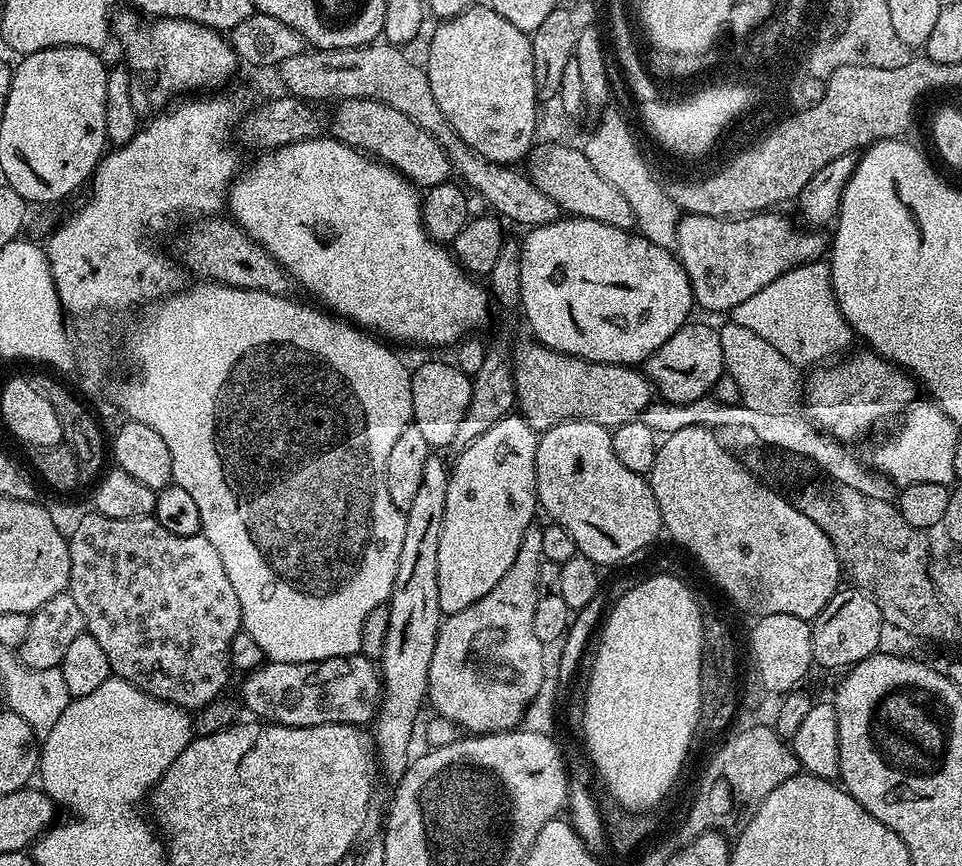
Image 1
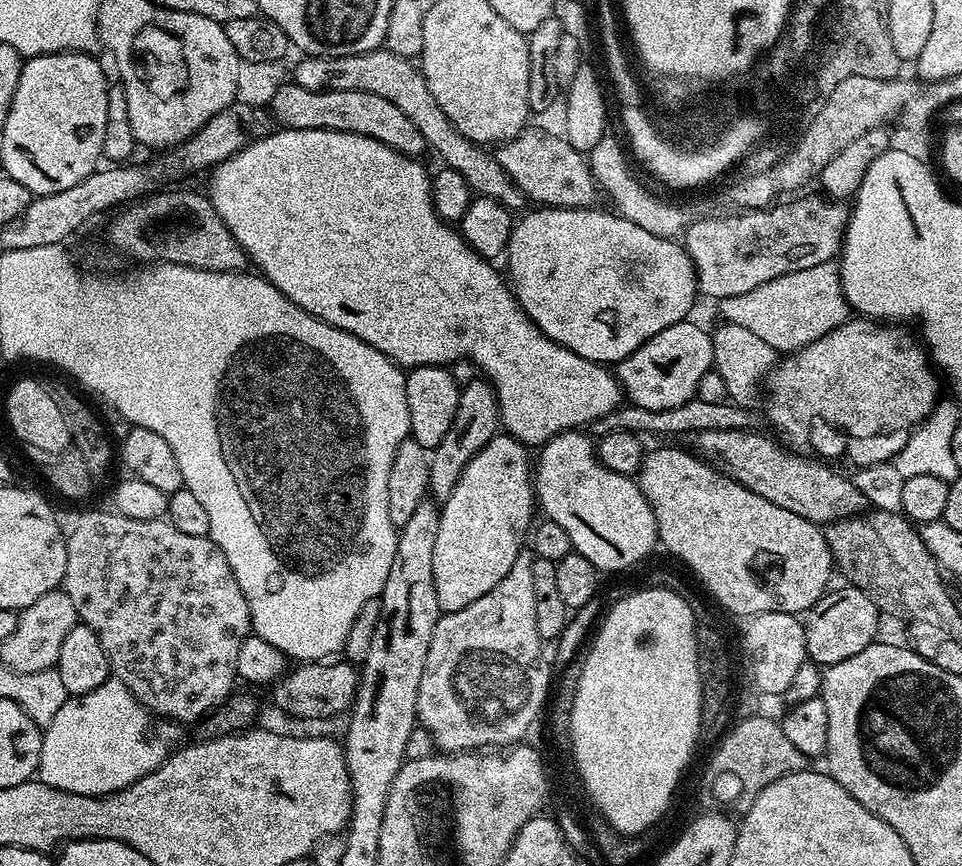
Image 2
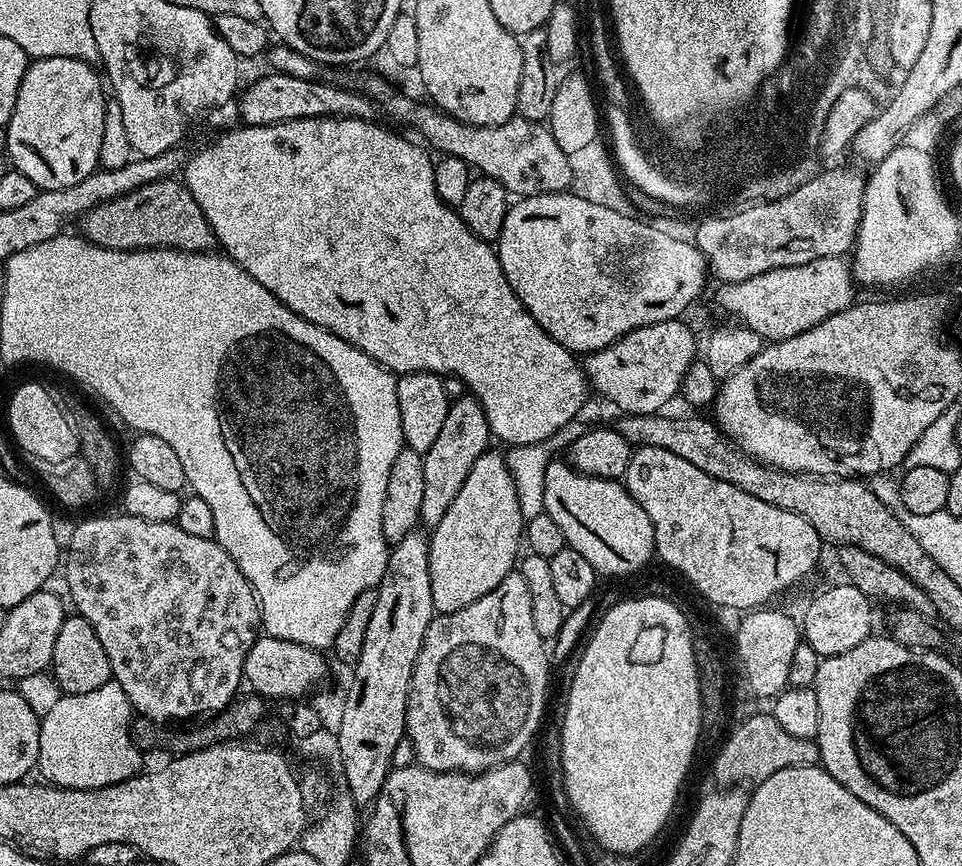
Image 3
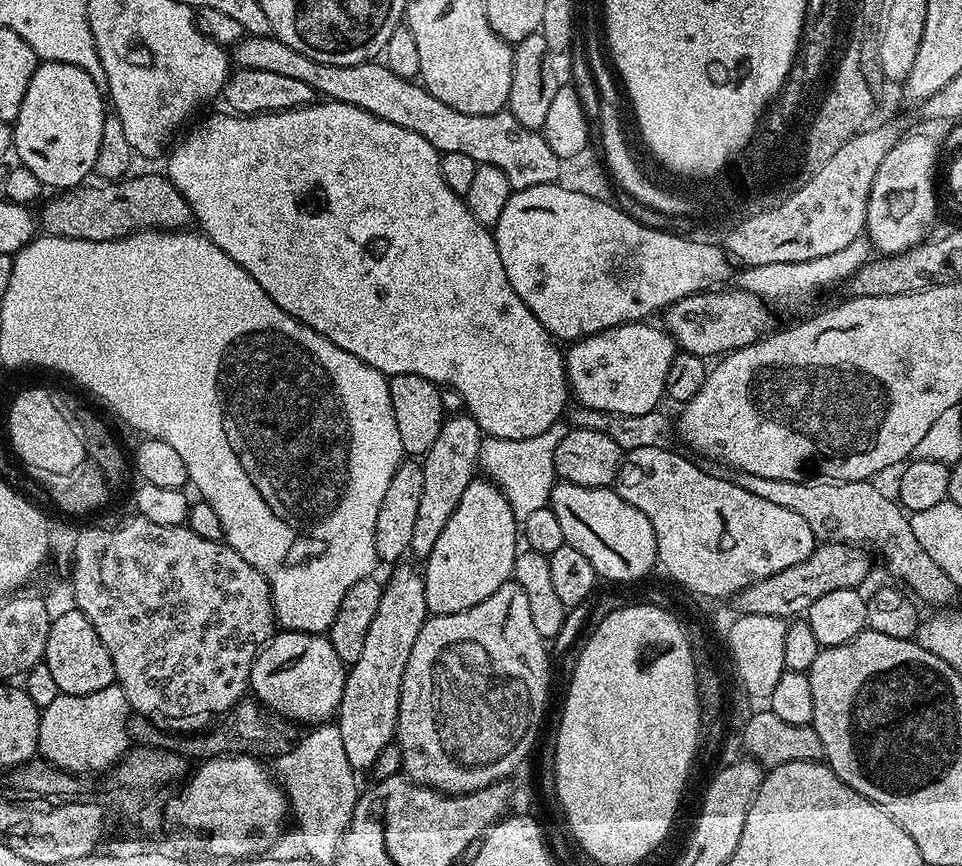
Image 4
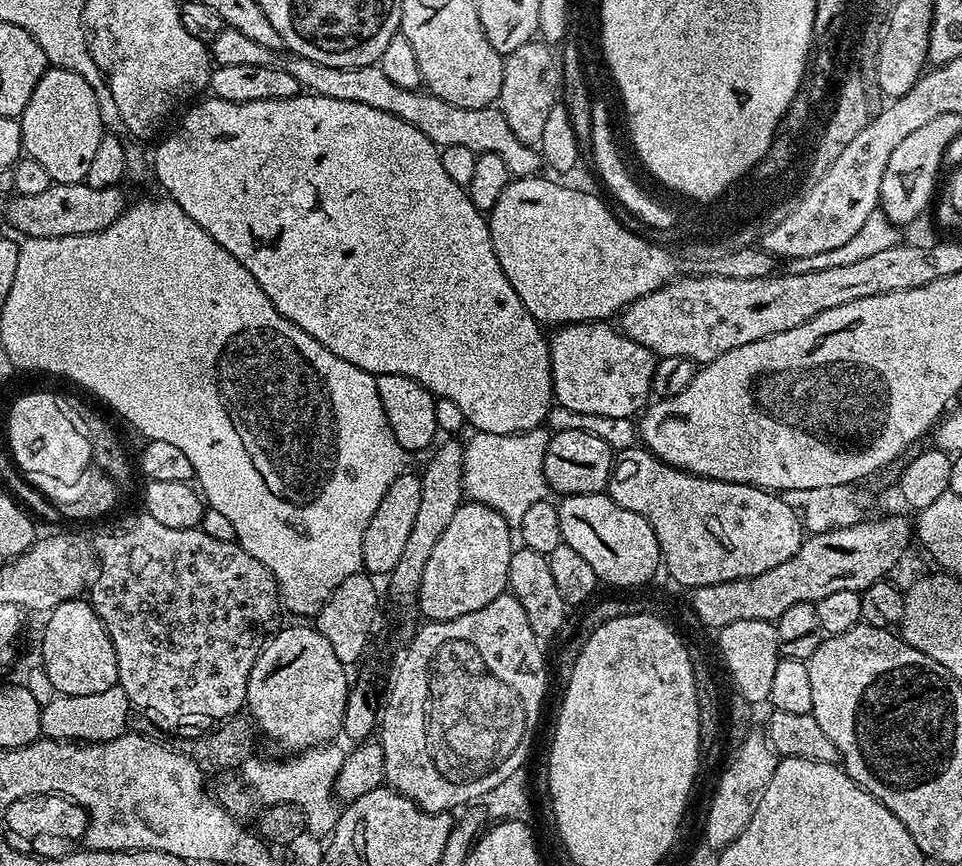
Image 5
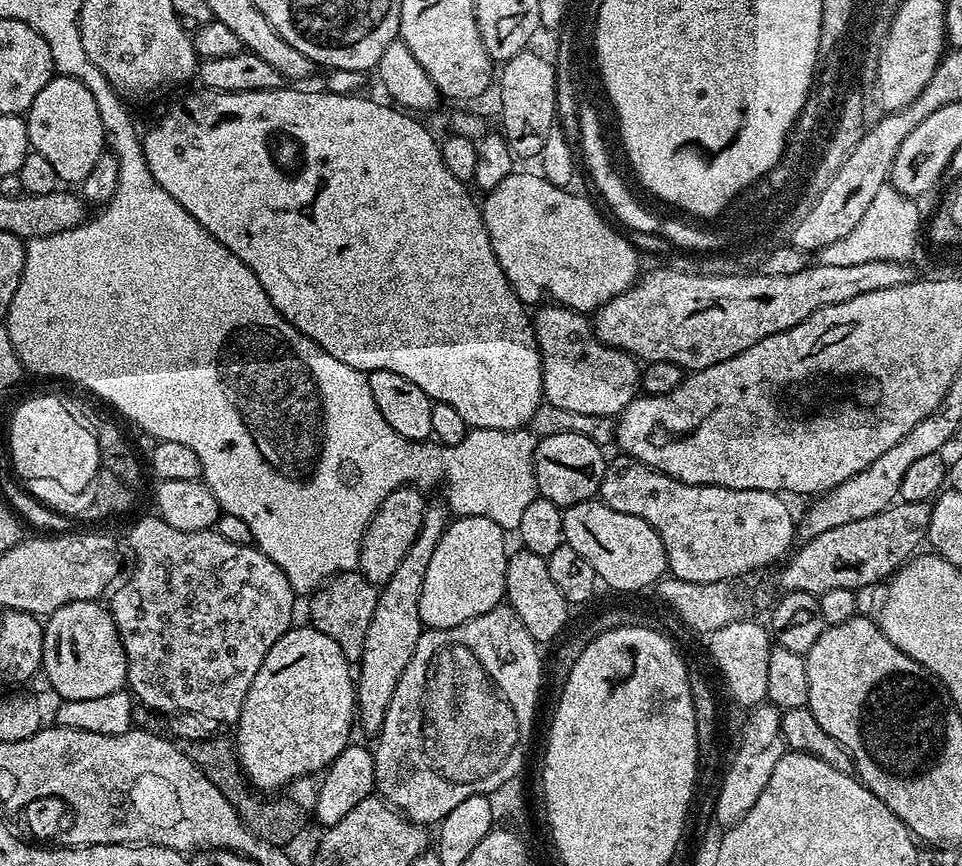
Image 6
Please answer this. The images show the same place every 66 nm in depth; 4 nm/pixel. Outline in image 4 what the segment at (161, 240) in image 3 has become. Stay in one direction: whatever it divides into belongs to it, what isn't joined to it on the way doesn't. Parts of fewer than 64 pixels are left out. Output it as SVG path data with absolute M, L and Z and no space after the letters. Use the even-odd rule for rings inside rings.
M148 172L145 176L129 175L122 180L97 183L97 188L77 186L55 193L53 200L43 201L44 209L39 209L38 224L49 236L61 236L71 240L85 240L86 242L106 242L129 236L131 232L152 230L157 226L171 226L176 230L184 230L193 223L194 217L186 198L178 194L175 186L168 181L167 175Z

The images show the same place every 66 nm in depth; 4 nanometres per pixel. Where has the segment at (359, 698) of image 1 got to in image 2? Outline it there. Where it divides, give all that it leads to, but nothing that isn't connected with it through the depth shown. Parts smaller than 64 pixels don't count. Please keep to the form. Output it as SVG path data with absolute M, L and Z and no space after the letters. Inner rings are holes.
M304 662L296 669L285 671L271 685L272 700L284 712L300 720L328 720L339 712L347 713L356 698L358 672L351 663Z

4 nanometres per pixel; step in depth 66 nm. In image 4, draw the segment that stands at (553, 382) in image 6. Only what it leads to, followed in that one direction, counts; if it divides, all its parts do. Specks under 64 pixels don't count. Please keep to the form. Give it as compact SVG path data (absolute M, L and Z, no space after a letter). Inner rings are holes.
M648 322L619 324L567 345L564 375L580 408L614 414L646 414L661 407L666 378L678 349L663 327L650 325Z

